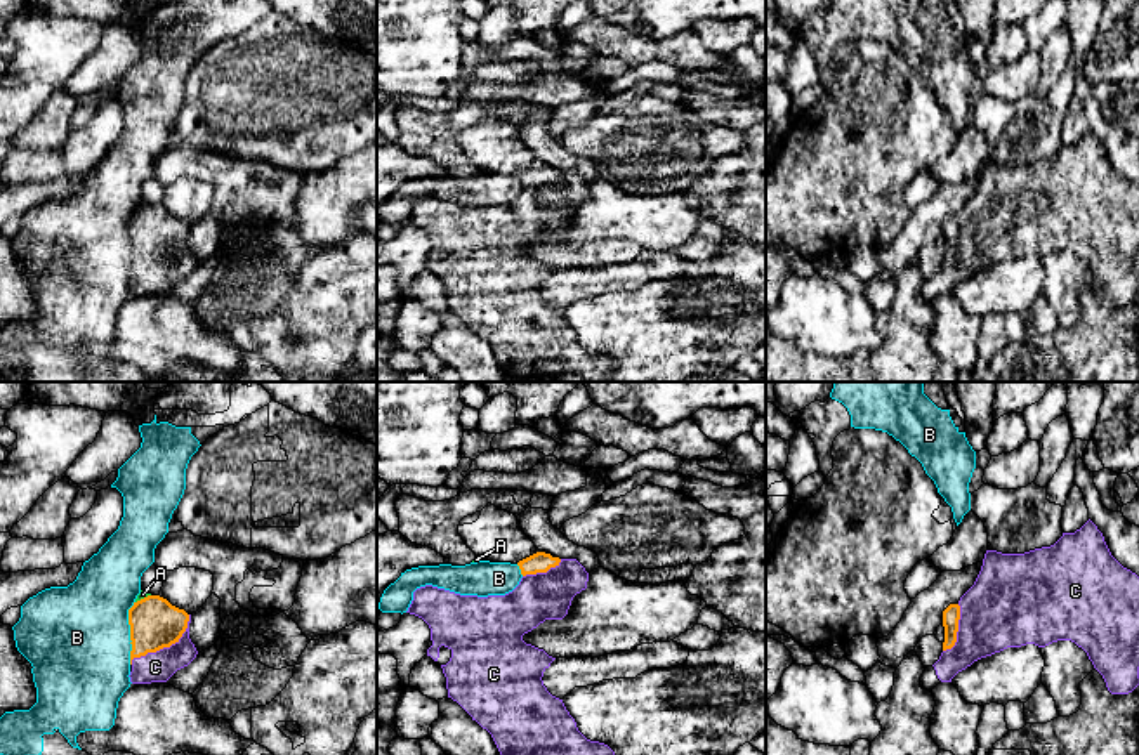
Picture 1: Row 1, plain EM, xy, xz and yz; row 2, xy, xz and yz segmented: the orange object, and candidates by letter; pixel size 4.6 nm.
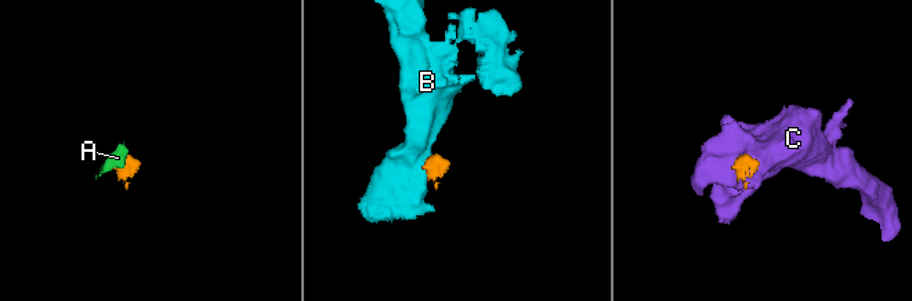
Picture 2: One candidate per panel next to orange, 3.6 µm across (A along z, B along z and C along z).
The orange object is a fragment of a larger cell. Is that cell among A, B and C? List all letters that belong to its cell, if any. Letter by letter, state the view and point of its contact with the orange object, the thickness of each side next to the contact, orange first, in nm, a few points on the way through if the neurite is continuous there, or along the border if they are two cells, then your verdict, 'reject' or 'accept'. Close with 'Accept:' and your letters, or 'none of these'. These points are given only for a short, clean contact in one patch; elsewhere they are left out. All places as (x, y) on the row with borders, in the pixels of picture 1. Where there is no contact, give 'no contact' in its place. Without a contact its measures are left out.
A: meets orange in xy at (144, 597); 240 nm thick on the orange side, 30 nm on the other; border along xy (150, 594), (136, 603); reject
B: meets orange in xy at (131, 632); 240 nm thick on the orange side, 480 nm on the other; border along xy (134, 601), (129, 610), (129, 663); reject
C: meets orange in xy at (165, 646); 240 nm thick on the orange side, 140 nm on the other; accept
Accept: C

